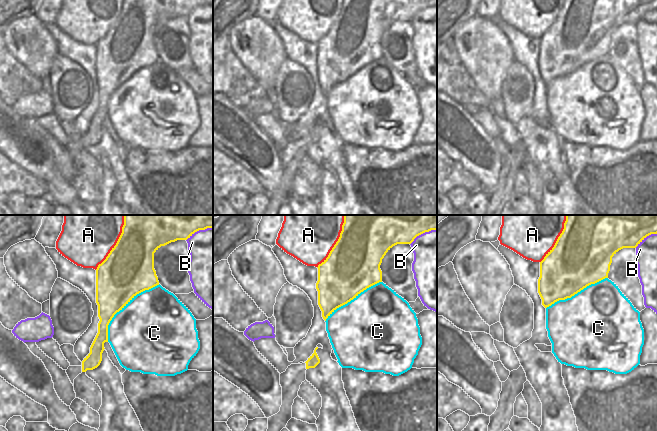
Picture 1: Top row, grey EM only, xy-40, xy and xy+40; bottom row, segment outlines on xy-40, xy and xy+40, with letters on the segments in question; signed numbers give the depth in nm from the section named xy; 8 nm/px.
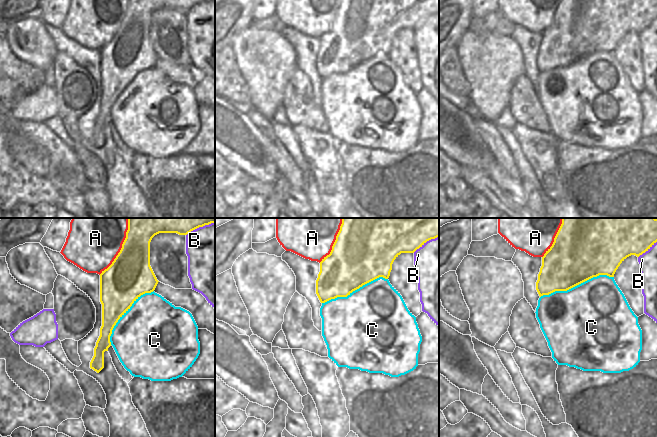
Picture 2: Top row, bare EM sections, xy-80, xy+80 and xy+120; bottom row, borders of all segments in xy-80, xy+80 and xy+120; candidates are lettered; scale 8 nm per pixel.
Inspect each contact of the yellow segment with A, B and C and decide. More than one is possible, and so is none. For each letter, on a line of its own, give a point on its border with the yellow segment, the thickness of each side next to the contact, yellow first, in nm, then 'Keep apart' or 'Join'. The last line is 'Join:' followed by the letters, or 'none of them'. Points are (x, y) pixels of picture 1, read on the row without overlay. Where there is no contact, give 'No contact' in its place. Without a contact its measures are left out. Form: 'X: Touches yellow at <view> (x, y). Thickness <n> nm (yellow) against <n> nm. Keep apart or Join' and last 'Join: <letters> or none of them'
A: Touches yellow at xy-40 (114, 23). Thickness 400 nm (yellow) against 360 nm. Keep apart
B: Touches yellow at xy+40 (645, 13). Thickness 220 nm (yellow) against 180 nm. Keep apart
C: Touches yellow at xy-40 (123, 82). Thickness 380 nm (yellow) against 480 nm. Keep apart
Join: none of them

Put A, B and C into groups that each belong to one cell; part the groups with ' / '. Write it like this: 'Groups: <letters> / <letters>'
Groups: A / B / C

